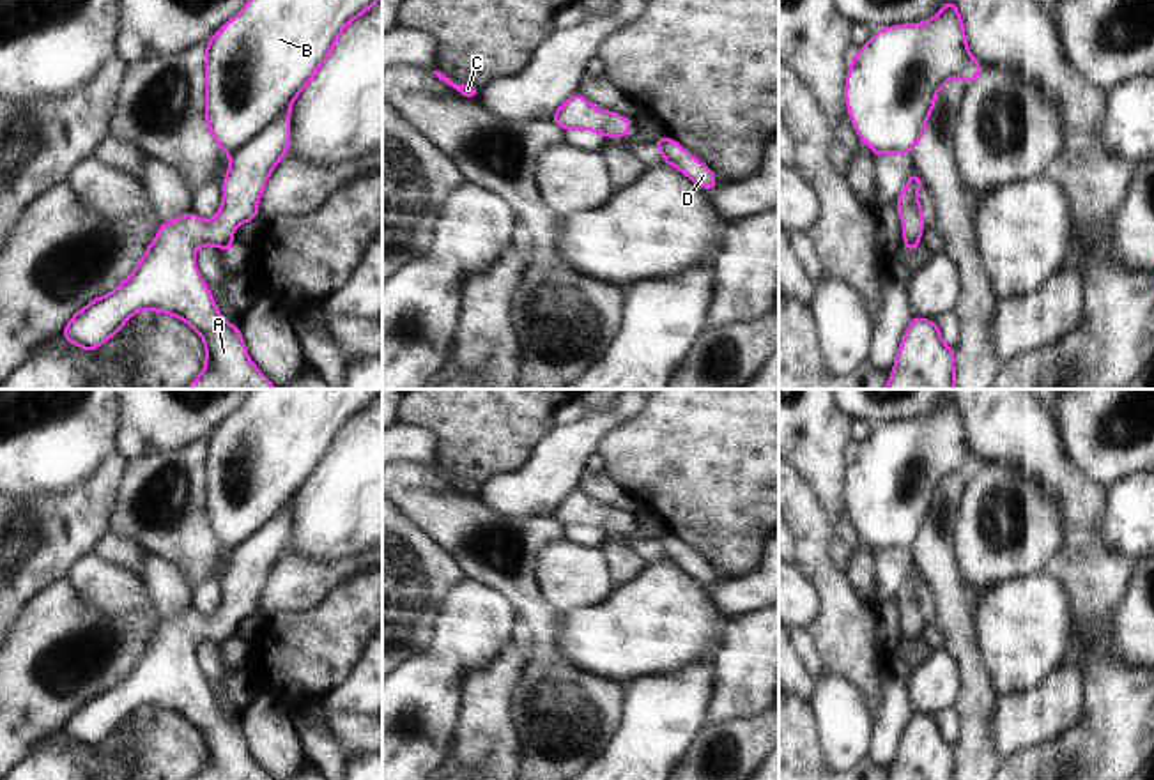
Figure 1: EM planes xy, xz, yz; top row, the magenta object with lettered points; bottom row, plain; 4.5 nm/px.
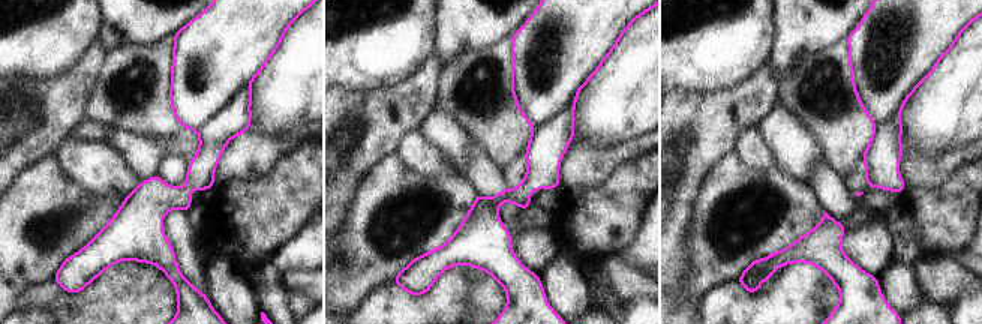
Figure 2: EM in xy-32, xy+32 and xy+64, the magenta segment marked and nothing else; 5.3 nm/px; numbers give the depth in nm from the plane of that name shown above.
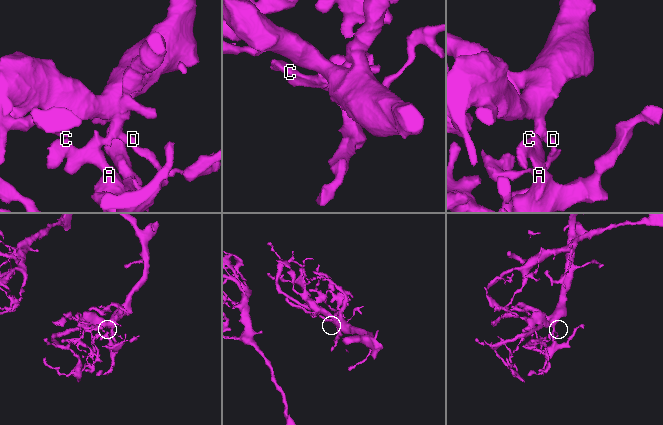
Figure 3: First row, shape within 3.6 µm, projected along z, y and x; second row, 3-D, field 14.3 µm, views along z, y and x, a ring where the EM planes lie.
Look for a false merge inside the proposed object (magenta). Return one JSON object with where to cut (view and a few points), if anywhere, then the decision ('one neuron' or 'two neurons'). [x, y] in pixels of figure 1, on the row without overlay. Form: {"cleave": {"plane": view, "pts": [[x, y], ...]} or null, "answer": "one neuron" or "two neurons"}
{"cleave": null, "answer": "one neuron"}

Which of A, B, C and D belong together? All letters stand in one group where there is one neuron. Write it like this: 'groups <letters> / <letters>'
groups A B C D

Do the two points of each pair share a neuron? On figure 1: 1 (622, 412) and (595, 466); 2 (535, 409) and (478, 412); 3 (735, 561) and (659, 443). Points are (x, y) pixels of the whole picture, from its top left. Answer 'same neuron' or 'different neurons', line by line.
1: different neurons
2: same neuron
3: same neuron

